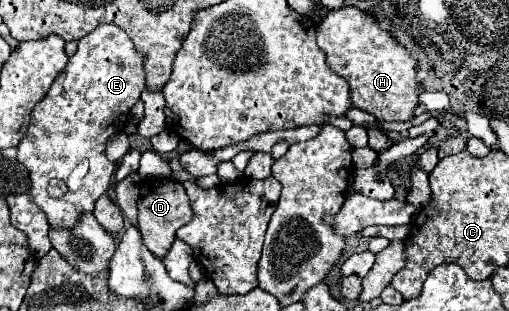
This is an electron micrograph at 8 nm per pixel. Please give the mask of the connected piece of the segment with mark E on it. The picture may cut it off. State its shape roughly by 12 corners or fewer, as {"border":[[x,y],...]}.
{"border":[[101,24],[33,108],[17,160],[49,226],[107,192],[145,56]]}

